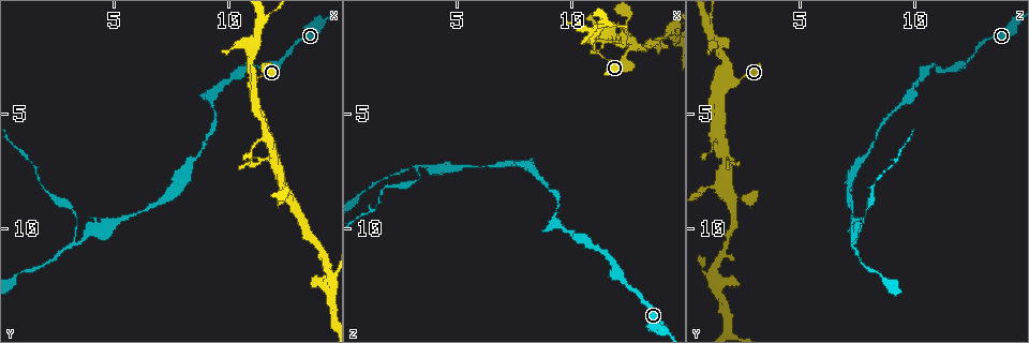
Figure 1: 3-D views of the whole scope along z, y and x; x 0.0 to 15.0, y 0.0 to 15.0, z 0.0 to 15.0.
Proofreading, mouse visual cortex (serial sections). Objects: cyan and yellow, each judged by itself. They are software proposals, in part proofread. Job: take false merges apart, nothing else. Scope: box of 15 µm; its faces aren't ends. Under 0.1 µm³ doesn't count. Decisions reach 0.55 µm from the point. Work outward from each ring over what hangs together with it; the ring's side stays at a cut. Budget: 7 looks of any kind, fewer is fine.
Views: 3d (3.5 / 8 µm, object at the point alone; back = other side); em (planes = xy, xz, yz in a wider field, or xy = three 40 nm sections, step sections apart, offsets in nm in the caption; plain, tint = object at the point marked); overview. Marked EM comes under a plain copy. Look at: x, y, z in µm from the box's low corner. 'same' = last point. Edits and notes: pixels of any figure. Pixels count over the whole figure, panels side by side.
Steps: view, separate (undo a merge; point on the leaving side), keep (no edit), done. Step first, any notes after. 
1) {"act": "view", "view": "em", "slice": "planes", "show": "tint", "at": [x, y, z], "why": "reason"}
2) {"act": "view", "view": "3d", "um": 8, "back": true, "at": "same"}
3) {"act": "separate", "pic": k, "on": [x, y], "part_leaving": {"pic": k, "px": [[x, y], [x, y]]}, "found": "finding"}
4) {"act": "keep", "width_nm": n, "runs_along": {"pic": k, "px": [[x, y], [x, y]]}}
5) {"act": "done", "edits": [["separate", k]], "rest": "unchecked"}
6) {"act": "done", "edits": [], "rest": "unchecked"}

{"act": "view", "view": "3d", "um": 3.5, "at": [10.9, 2.8, 10.7], "why": "calibre changes"}

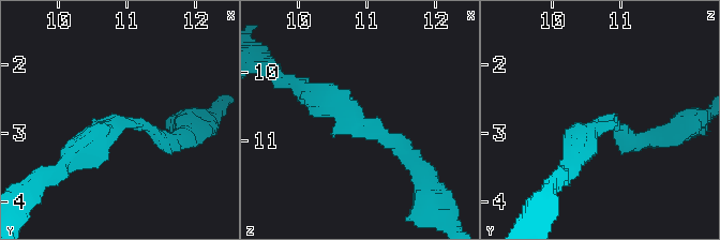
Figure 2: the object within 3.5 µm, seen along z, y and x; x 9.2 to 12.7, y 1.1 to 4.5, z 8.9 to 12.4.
{"act": "view", "view": "em", "slice": "xy", "step": 5, "show": "tint", "at": [10.90, 2.95, 10.70], "arm_widths_nm": [250, 350]}

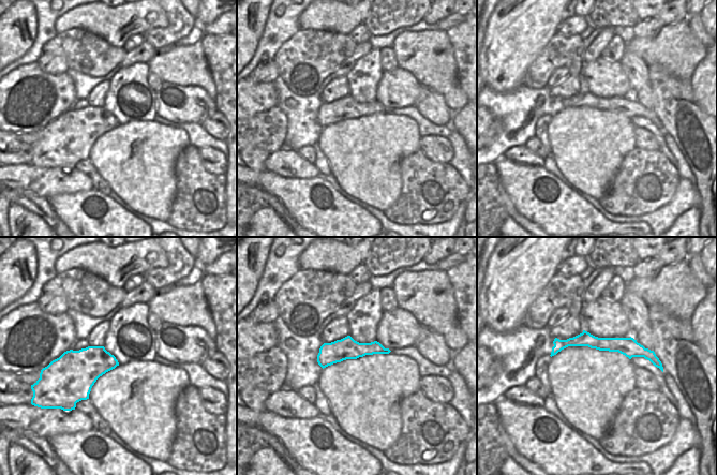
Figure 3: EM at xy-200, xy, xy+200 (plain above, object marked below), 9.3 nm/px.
{"act": "view", "view": "em", "slice": "xy", "step": 3, "show": "tint", "at": "same"}

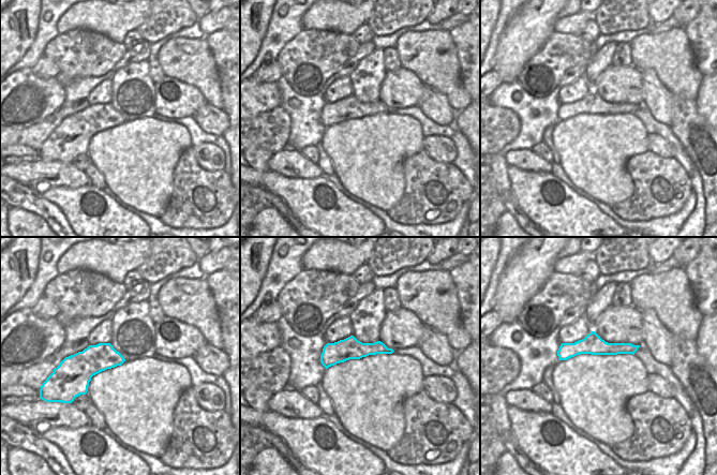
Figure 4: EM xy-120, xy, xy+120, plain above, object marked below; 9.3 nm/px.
{"act": "keep", "runs_along": {"pic": 4, "px": [[635, 347], [577, 347], [559, 353]]}, "found": "all the same cell"}

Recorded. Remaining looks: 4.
{"act": "view", "view": "3d", "um": 3.5, "at": [10.9, 3.6, 2.0]}

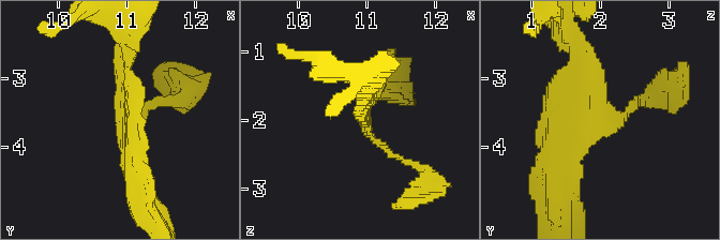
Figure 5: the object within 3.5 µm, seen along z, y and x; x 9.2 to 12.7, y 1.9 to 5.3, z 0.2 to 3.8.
{"act": "view", "view": "em", "slice": "xy", "step": 2, "show": "tint", "at": [11.00, 3.55, 2.00], "why": "need the tissue"}

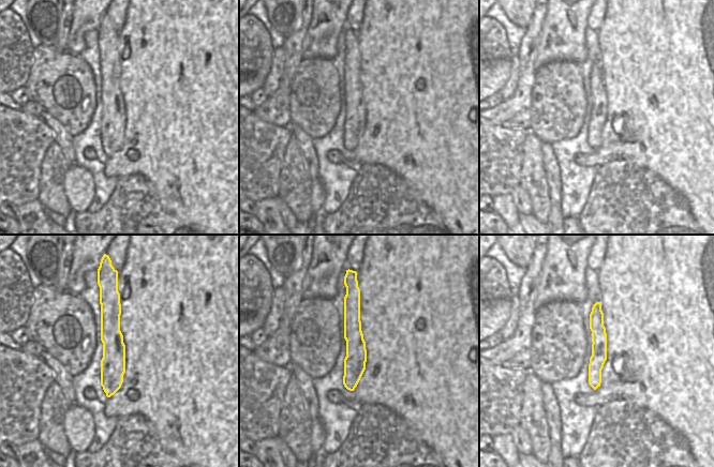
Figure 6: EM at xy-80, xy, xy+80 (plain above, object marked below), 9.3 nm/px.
{"act": "keep", "width_nm": 200, "runs_along": {"pic": 5, "px": [[642, 102], [584, 128], [557, 170]]}, "found": "one cell here"}

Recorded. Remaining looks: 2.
{"act": "view", "view": "3d", "um": 8, "at": [14.4, 12.6, 1.5], "why": "sharp bend"}

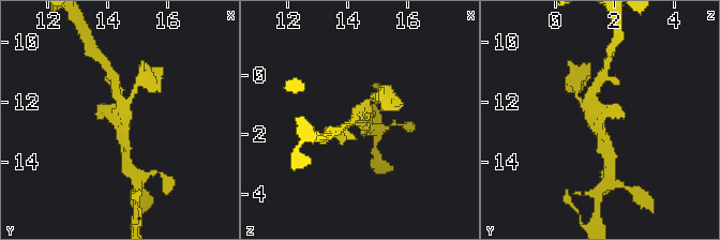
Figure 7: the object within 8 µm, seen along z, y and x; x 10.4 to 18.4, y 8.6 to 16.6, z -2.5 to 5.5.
{"act": "view", "view": "em", "slice": "xy", "step": 2, "show": "tint", "at": [14.3, 12.6, 1.5]}

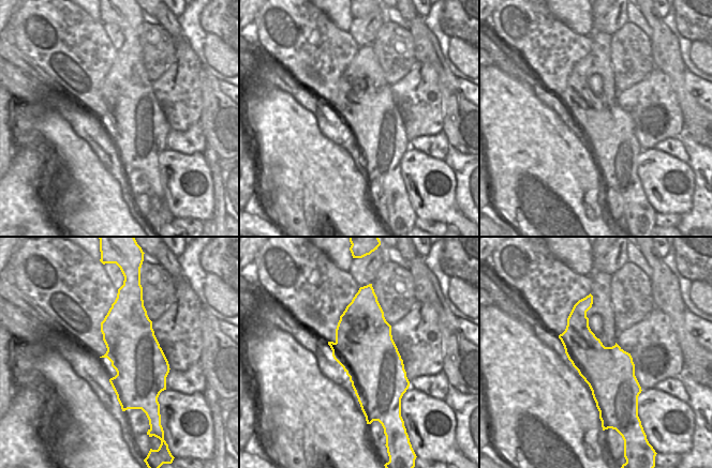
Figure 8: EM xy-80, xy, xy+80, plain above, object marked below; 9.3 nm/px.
{"act": "keep", "width_nm": 550, "runs_along": {"pic": 7, "px": [[357, 110], [363, 114], [340, 137]]}, "found": "one cell here"}

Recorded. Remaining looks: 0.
{"act": "done", "edits": [], "rest": "unchecked"}

